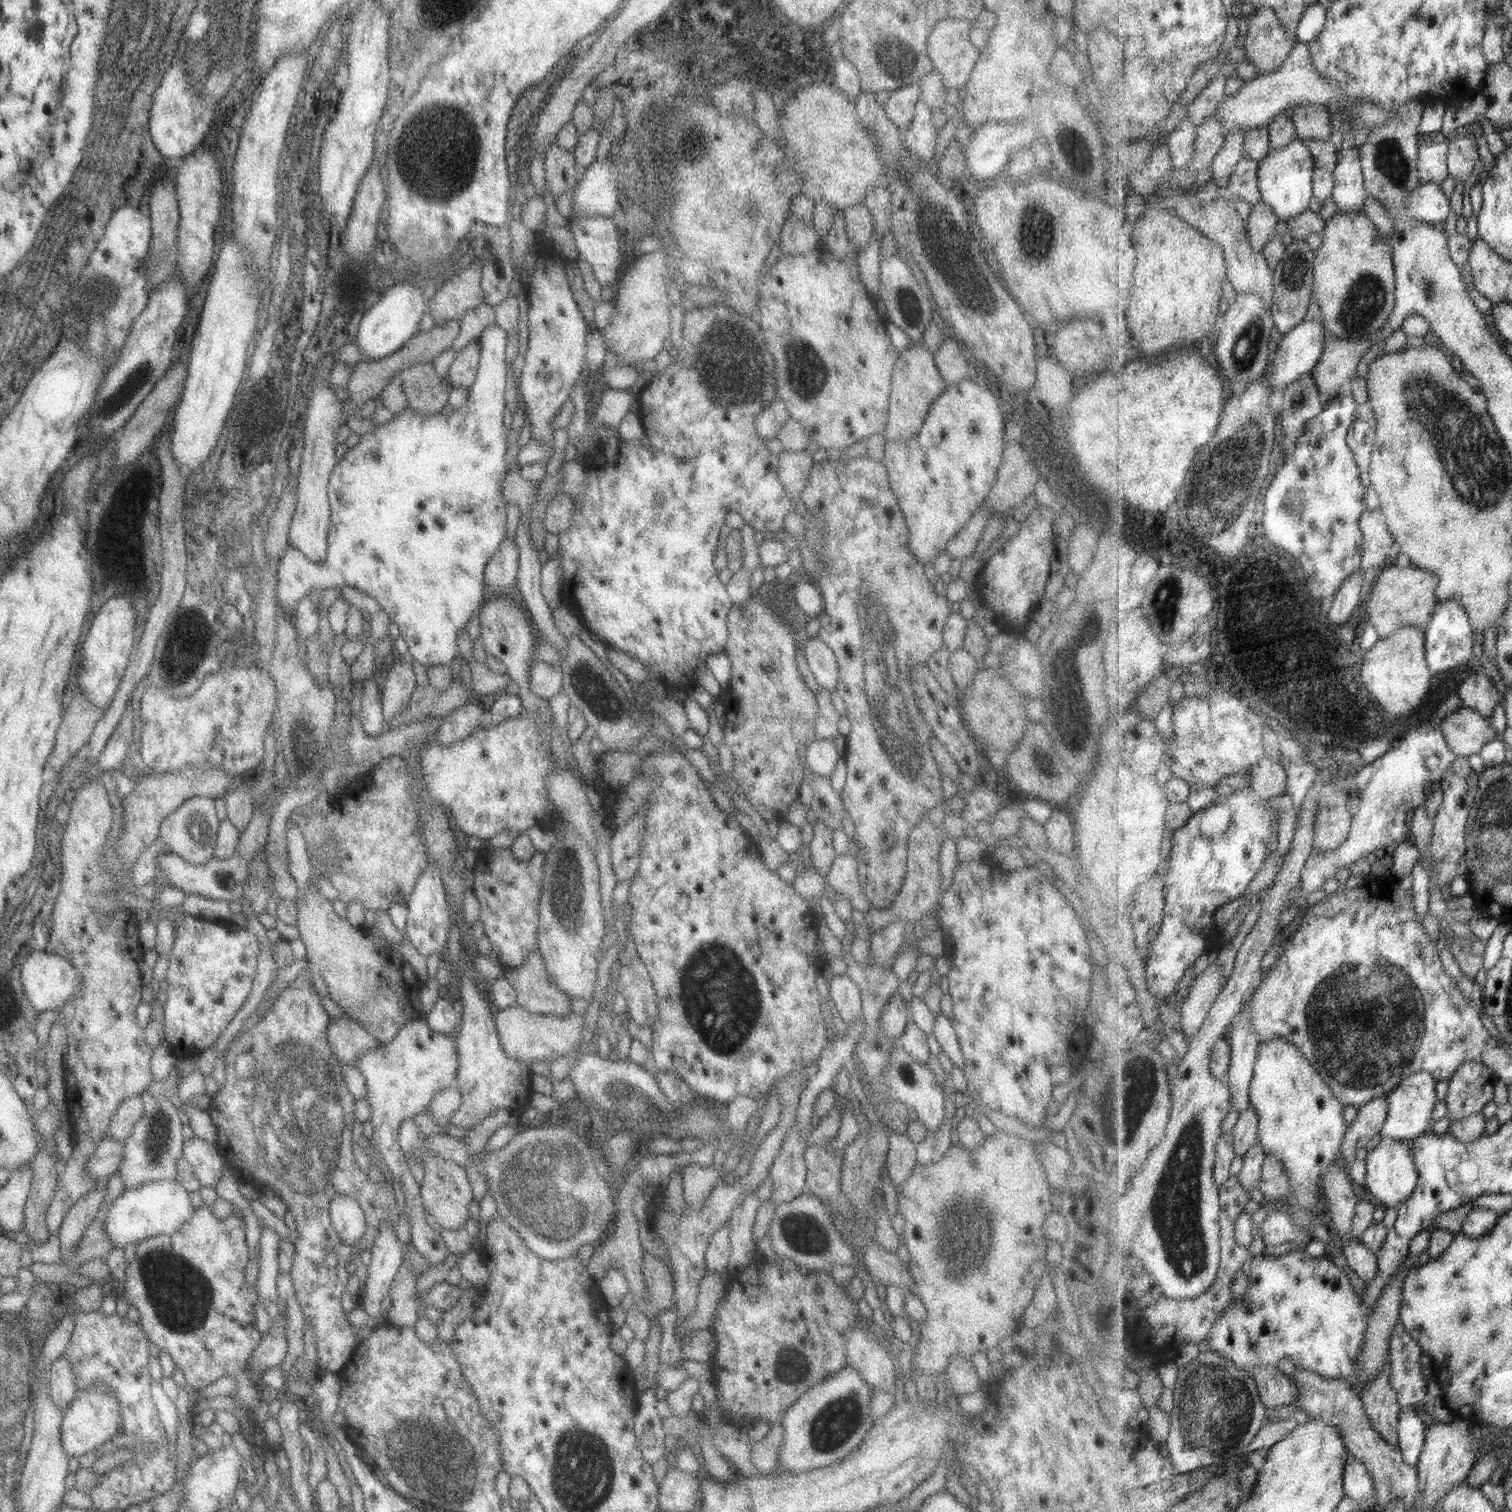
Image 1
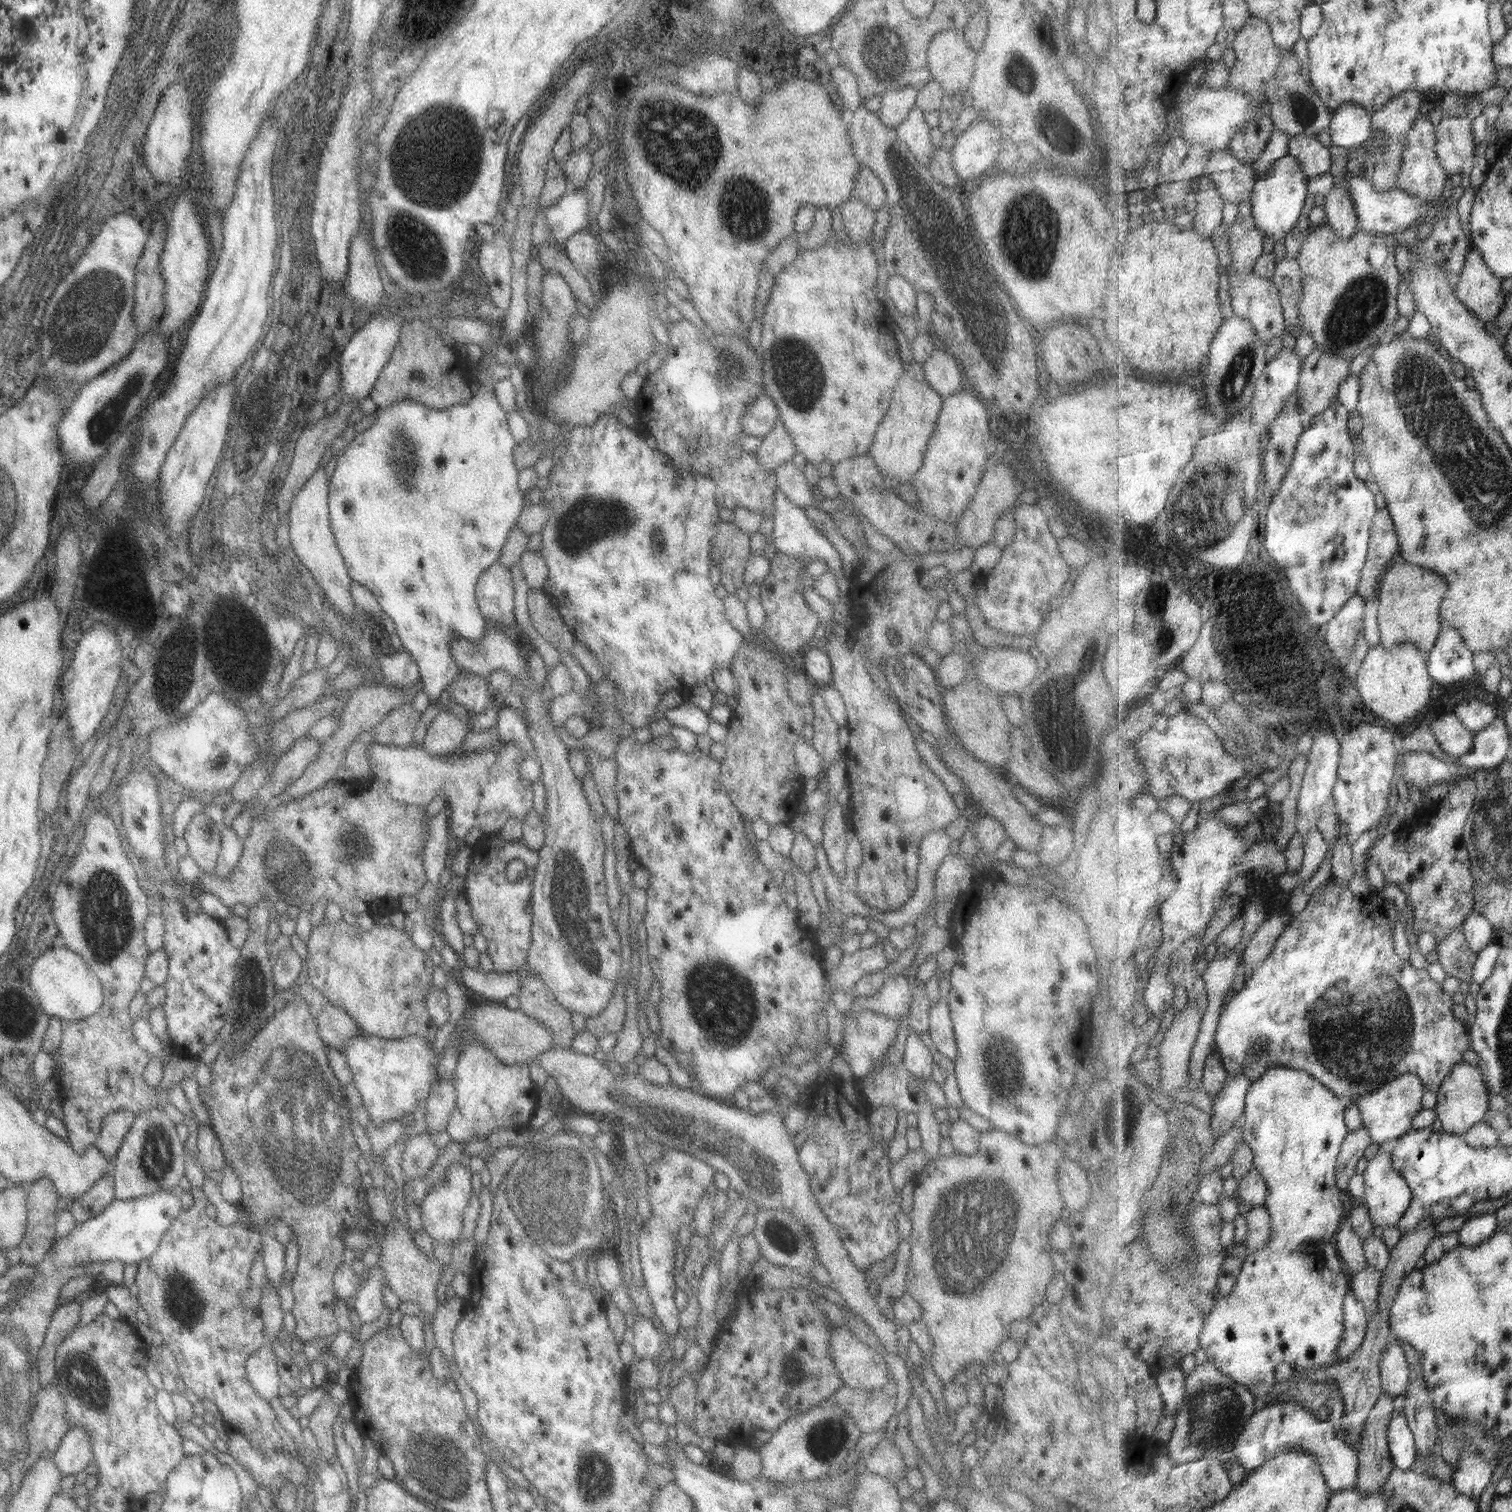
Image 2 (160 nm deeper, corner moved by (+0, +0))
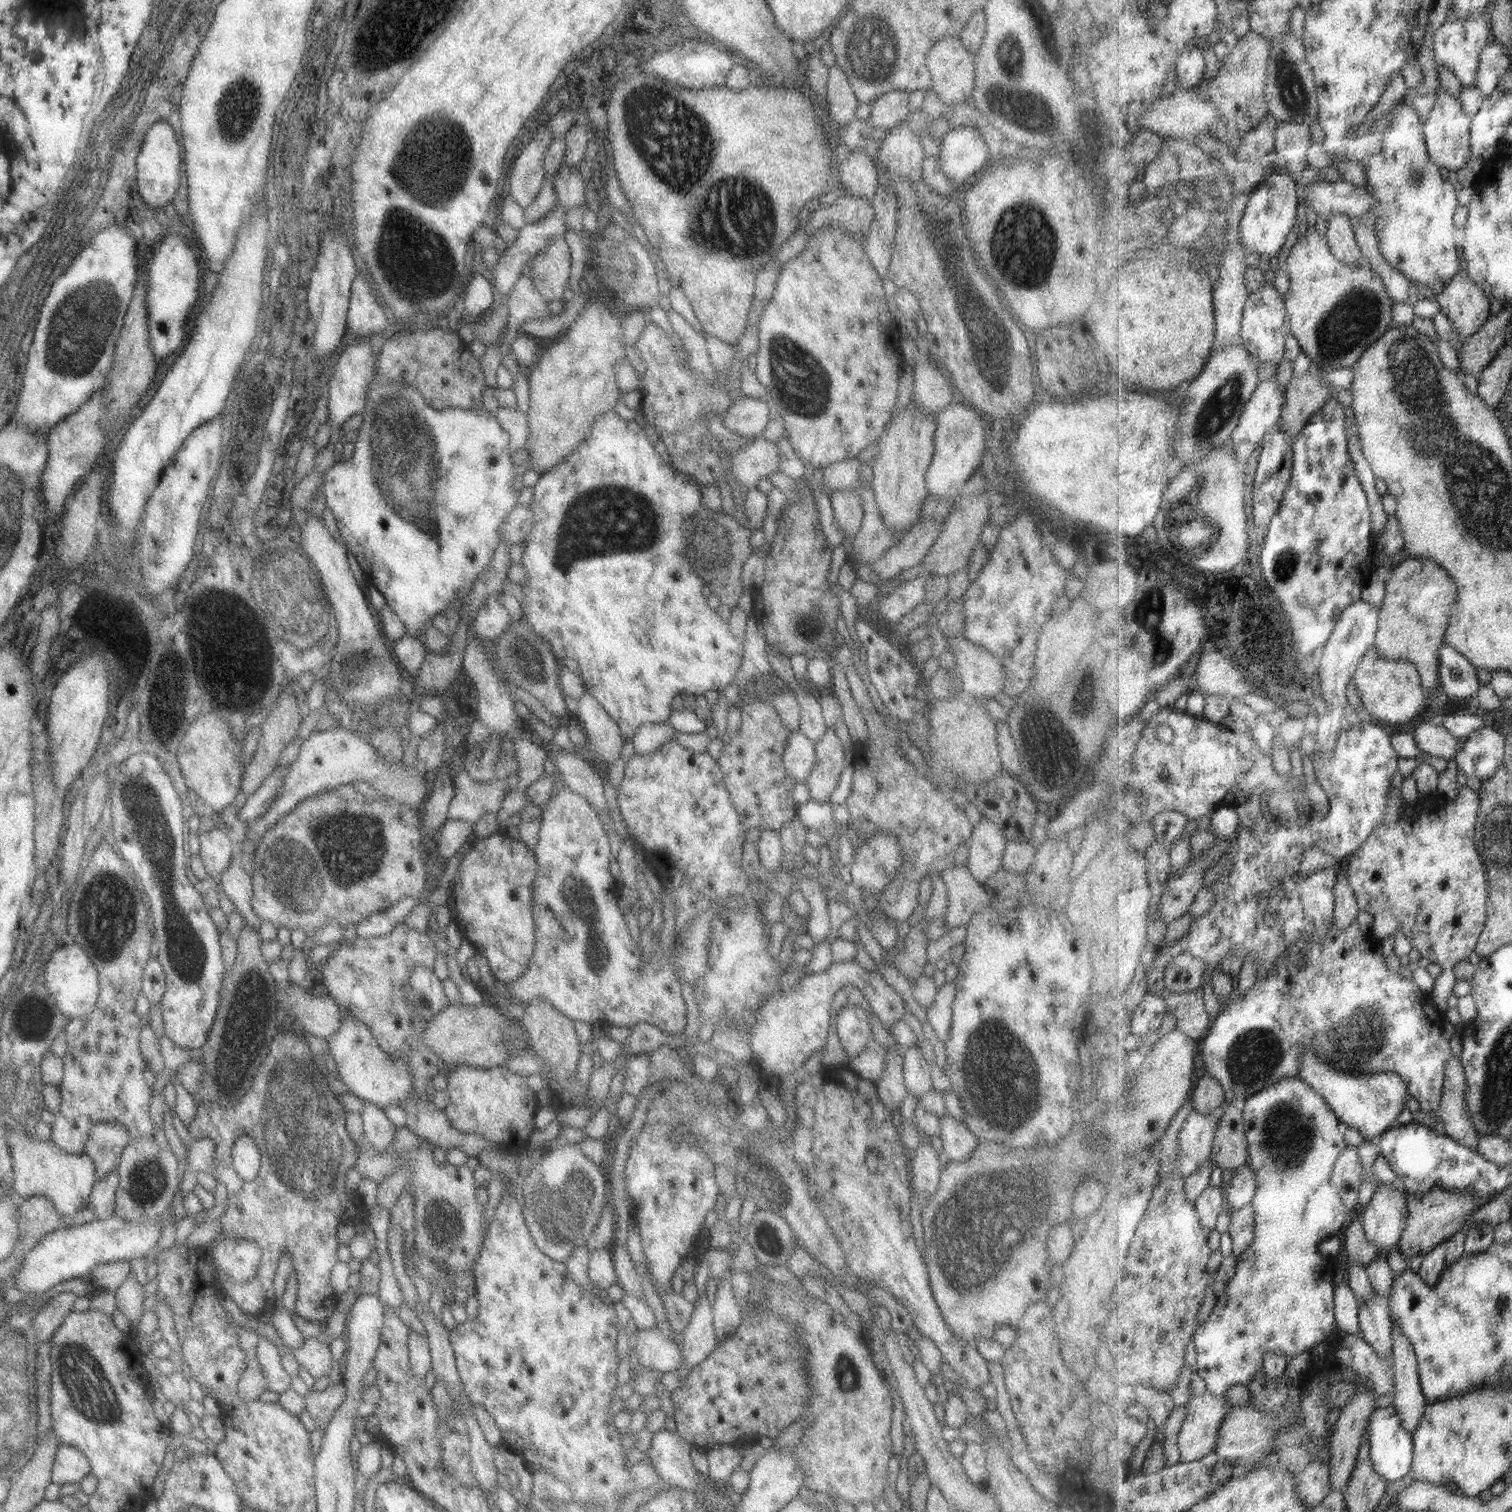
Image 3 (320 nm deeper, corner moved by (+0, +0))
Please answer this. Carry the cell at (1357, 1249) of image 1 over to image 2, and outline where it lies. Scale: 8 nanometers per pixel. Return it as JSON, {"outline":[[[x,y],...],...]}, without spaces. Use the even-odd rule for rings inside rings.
{"outline":[[[1371,1264],[1352,1276],[1351,1288],[1359,1302],[1365,1307],[1367,1317],[1373,1317],[1379,1307],[1380,1293],[1382,1288],[1382,1273]]]}

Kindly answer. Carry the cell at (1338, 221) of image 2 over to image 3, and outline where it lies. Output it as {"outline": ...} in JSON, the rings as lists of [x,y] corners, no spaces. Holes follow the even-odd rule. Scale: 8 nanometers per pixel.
{"outline":[[[1334,214],[1328,221],[1325,236],[1330,243],[1330,250],[1339,261],[1354,266],[1366,262],[1357,240],[1355,240],[1355,232],[1351,228],[1349,215]]]}

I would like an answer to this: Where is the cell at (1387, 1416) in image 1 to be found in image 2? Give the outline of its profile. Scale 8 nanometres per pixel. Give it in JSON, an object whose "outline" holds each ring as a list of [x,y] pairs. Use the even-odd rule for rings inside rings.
{"outline":[[[1383,1395],[1379,1397],[1377,1404],[1369,1413],[1365,1421],[1364,1431],[1361,1434],[1362,1445],[1358,1450],[1359,1466],[1358,1466],[1358,1479],[1354,1486],[1362,1494],[1375,1494],[1387,1484],[1390,1479],[1390,1474],[1396,1467],[1394,1465],[1390,1453],[1390,1439],[1389,1439],[1389,1424],[1393,1420],[1395,1406],[1393,1406],[1393,1396]]]}

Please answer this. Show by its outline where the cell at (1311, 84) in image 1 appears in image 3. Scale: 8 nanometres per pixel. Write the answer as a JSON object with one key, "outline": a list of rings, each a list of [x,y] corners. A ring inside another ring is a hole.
{"outline":[[[1178,87],[1171,96],[1163,97],[1161,102],[1156,102],[1149,110],[1149,116],[1145,120],[1153,132],[1159,132],[1164,137],[1181,137],[1187,139],[1191,144],[1195,144],[1199,134],[1213,138],[1212,126],[1216,123],[1219,114],[1220,111],[1214,104],[1205,102],[1197,90]]]}

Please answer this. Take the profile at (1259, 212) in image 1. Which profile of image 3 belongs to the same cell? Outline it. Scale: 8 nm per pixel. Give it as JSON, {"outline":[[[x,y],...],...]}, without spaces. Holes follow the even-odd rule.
{"outline":[[[1251,190],[1242,193],[1233,199],[1230,205],[1223,206],[1229,219],[1230,227],[1226,234],[1226,251],[1219,262],[1219,278],[1216,281],[1214,290],[1215,321],[1218,322],[1218,334],[1215,336],[1215,349],[1229,347],[1229,345],[1239,345],[1239,342],[1242,342],[1241,328],[1244,320],[1244,309],[1250,296],[1249,289],[1247,289],[1247,281],[1245,281],[1246,270],[1249,266],[1243,263],[1243,258],[1250,252],[1245,248],[1244,242],[1242,241],[1241,224],[1243,215],[1246,214],[1246,208],[1250,202],[1251,195]]]}

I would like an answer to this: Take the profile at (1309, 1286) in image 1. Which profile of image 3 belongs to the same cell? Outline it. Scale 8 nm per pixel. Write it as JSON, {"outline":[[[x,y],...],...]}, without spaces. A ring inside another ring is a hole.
{"outline":[[[1287,1077],[1270,1087],[1265,1088],[1261,1092],[1255,1093],[1253,1096],[1247,1098],[1241,1104],[1244,1111],[1244,1127],[1246,1130],[1246,1137],[1248,1140],[1248,1165],[1255,1169],[1258,1187],[1255,1198],[1252,1202],[1252,1207],[1255,1211],[1255,1240],[1251,1244],[1251,1248],[1247,1252],[1243,1252],[1237,1257],[1237,1269],[1235,1277],[1229,1282],[1227,1290],[1223,1296],[1219,1296],[1213,1311],[1211,1312],[1207,1322],[1201,1324],[1194,1332],[1193,1340],[1196,1344],[1198,1352],[1197,1357],[1197,1372],[1205,1382],[1207,1392],[1215,1395],[1223,1395],[1231,1386],[1243,1385],[1248,1386],[1251,1382],[1255,1382],[1255,1376],[1258,1372],[1263,1371],[1263,1363],[1265,1355],[1268,1352],[1276,1352],[1280,1355],[1287,1355],[1288,1357],[1295,1356],[1300,1352],[1311,1351],[1318,1353],[1322,1351],[1325,1346],[1330,1343],[1330,1334],[1333,1328],[1337,1325],[1335,1319],[1335,1268],[1333,1262],[1327,1256],[1323,1256],[1319,1252],[1319,1244],[1331,1237],[1341,1236],[1344,1227],[1349,1223],[1353,1217],[1350,1208],[1343,1202],[1342,1196],[1332,1186],[1332,1175],[1339,1156],[1346,1149],[1346,1135],[1344,1125],[1339,1117],[1334,1113],[1330,1104],[1304,1080],[1297,1077]]]}

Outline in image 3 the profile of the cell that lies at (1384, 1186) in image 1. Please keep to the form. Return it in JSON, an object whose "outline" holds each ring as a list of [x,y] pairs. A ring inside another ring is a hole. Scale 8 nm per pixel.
{"outline":[[[1398,1181],[1391,1184],[1377,1185],[1371,1202],[1359,1212],[1371,1244],[1381,1250],[1381,1256],[1399,1248],[1402,1234],[1408,1221],[1408,1204],[1406,1200],[1407,1189]]]}

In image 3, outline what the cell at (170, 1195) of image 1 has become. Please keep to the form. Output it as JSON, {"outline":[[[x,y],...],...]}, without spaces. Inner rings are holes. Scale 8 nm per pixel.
{"outline":[[[112,1214],[105,1219],[95,1219],[85,1224],[78,1224],[72,1227],[60,1226],[45,1236],[42,1236],[38,1244],[23,1258],[21,1266],[13,1274],[13,1282],[8,1286],[13,1286],[21,1295],[43,1295],[49,1289],[53,1289],[57,1284],[70,1279],[88,1279],[89,1272],[98,1265],[125,1260],[130,1263],[132,1259],[145,1257],[155,1246],[161,1232],[160,1220],[150,1220],[150,1222],[140,1222],[140,1224],[127,1224],[118,1216]]]}

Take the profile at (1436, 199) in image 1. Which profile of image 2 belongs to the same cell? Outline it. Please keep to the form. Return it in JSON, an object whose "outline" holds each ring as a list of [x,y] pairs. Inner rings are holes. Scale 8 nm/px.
{"outline":[[[1346,175],[1346,186],[1350,188],[1360,230],[1403,237],[1408,231],[1414,232],[1419,224],[1430,217],[1429,212],[1426,212],[1429,208],[1424,208],[1424,202],[1418,196],[1411,196],[1397,187],[1379,190],[1370,180],[1355,175]]]}

